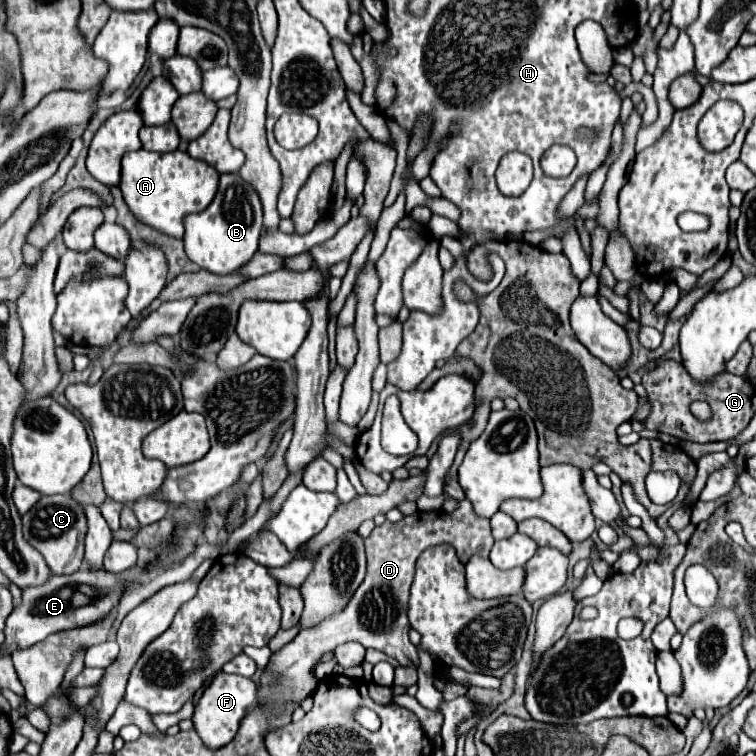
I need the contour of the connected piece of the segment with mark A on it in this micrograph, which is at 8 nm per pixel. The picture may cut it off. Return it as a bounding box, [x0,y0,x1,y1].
[120,149,220,239]

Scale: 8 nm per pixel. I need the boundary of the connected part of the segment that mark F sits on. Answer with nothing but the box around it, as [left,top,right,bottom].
[192,673,258,749]

